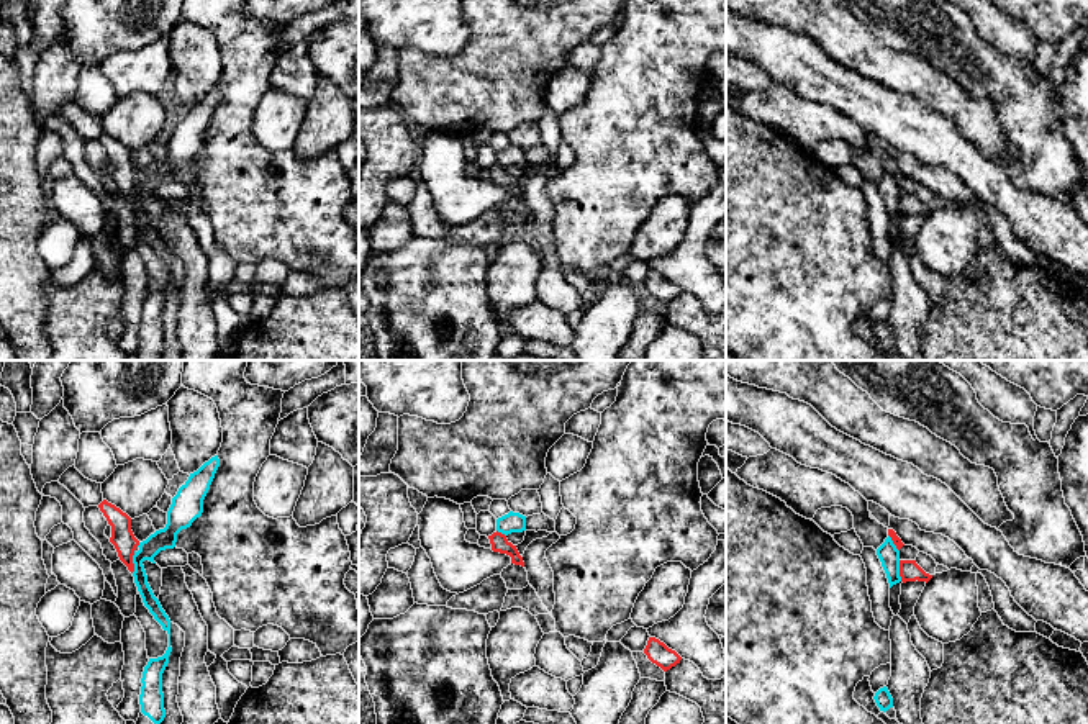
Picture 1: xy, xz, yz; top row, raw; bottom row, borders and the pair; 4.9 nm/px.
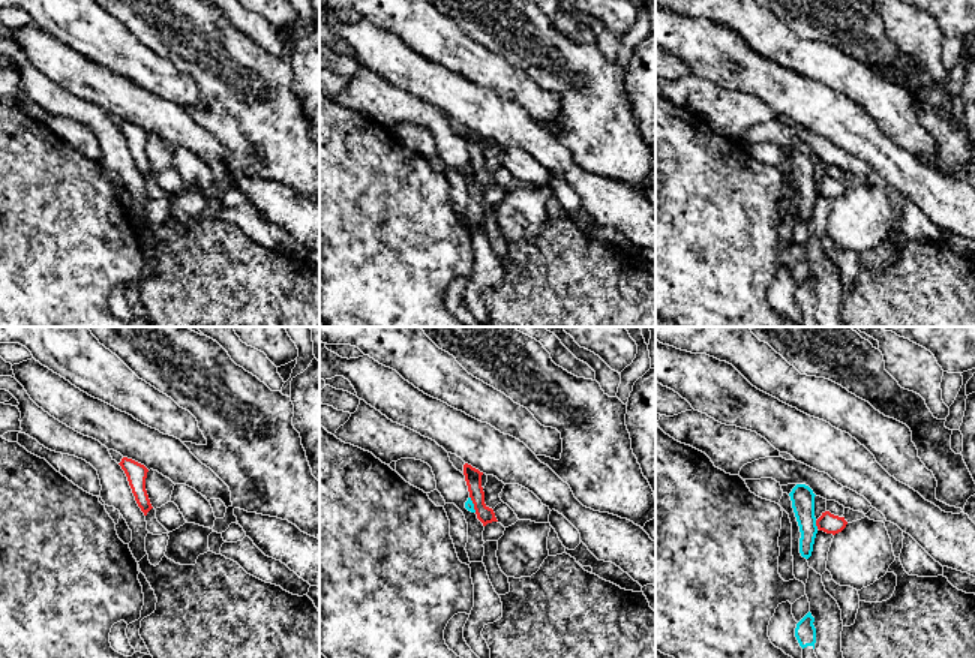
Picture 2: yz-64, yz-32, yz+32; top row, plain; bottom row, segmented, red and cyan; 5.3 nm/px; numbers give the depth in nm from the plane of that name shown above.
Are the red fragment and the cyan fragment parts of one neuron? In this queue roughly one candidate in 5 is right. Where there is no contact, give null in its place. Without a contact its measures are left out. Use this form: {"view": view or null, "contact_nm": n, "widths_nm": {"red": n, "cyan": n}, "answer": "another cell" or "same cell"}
{"view": "xy", "contact_nm": 120, "widths_nm": {"red": 120, "cyan": 100}, "answer": "another cell"}

